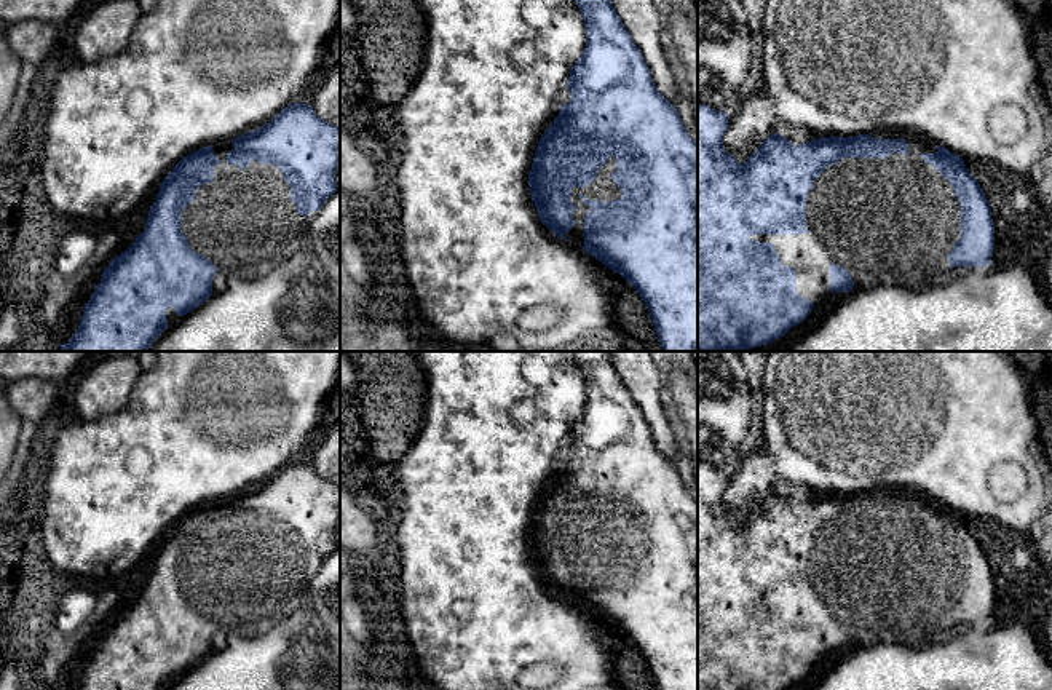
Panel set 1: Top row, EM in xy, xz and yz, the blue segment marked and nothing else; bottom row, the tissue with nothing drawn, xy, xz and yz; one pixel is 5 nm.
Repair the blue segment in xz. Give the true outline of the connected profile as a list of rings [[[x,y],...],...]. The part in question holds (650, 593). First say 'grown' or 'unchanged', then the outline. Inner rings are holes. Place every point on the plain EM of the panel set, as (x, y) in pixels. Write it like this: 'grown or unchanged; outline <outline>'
grown; outline [[[573,351],[573,356],[584,377],[587,401],[568,434],[567,447],[571,457],[560,463],[554,481],[541,494],[528,530],[530,553],[538,575],[559,596],[584,607],[631,640],[648,664],[656,690],[698,690],[698,500],[690,495],[675,463],[656,447],[651,430],[618,374],[610,351]]]

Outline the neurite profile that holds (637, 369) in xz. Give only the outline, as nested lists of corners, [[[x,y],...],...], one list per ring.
[[[610,351],[610,356],[626,388],[639,404],[656,447],[672,463],[677,463],[682,447],[661,404],[661,372],[651,351]]]

